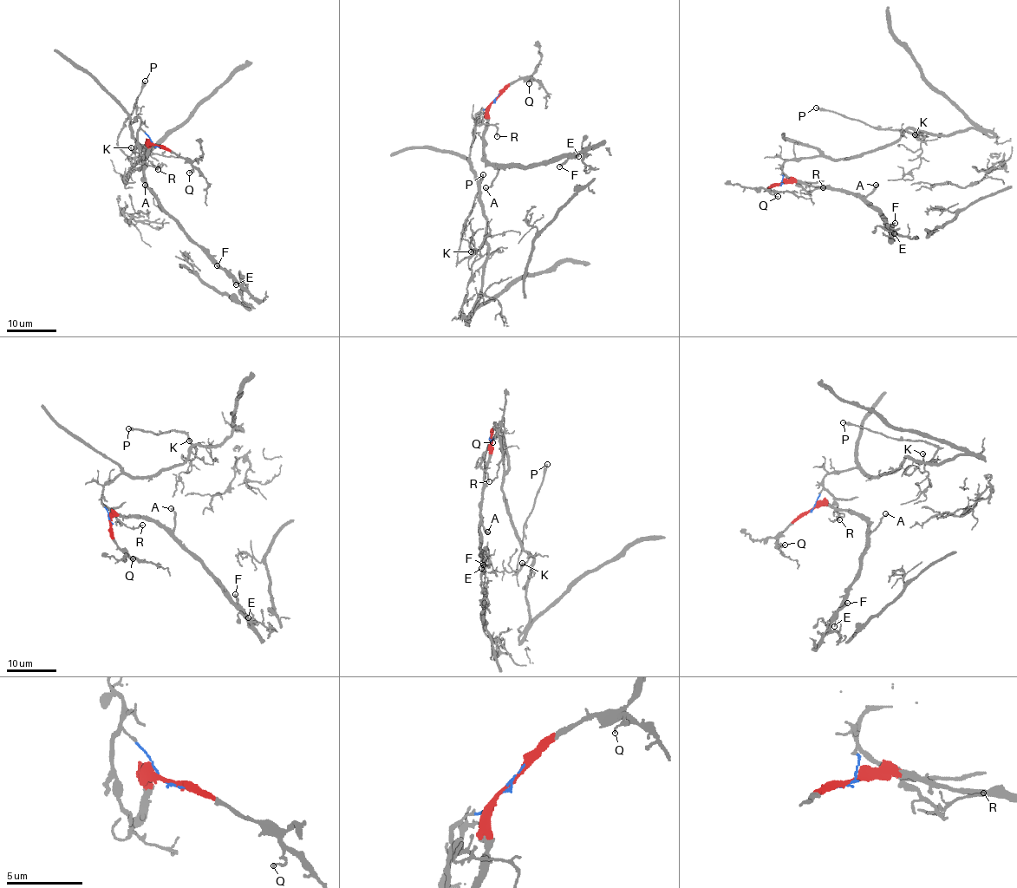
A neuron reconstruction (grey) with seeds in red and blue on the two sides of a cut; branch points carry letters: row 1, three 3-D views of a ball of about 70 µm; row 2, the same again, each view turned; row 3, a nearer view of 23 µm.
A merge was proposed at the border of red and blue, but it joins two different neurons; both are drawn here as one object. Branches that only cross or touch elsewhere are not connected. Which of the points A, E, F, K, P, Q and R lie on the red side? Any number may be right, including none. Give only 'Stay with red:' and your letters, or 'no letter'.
Stay with red: A, E, F, Q

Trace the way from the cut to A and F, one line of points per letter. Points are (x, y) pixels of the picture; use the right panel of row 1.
A: (780, 184), (802, 181), (813, 186), (831, 186), (865, 197), (876, 184)
F: (780, 184), (802, 181), (813, 186), (844, 189), (870, 204), (870, 208), (878, 211), (885, 225), (895, 223)

